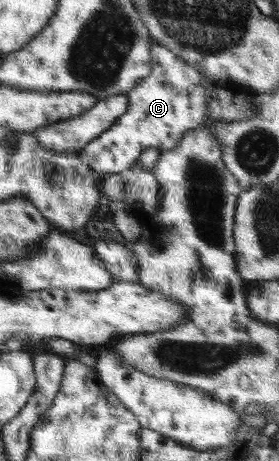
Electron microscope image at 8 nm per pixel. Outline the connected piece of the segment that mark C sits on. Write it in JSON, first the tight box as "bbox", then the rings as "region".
{"bbox":[78,43,209,176],"region":[[[156,43],[152,46],[152,57],[149,62],[153,64],[151,73],[144,77],[131,91],[125,93],[129,98],[127,111],[107,131],[100,133],[78,151],[78,154],[86,160],[87,164],[102,176],[129,169],[133,162],[137,161],[141,152],[149,147],[157,147],[159,151],[175,147],[185,135],[185,132],[201,125],[201,122],[205,119],[205,114],[209,112],[207,111],[208,91],[201,85],[203,76],[196,68],[191,67],[184,59],[180,59],[169,49]]]}

